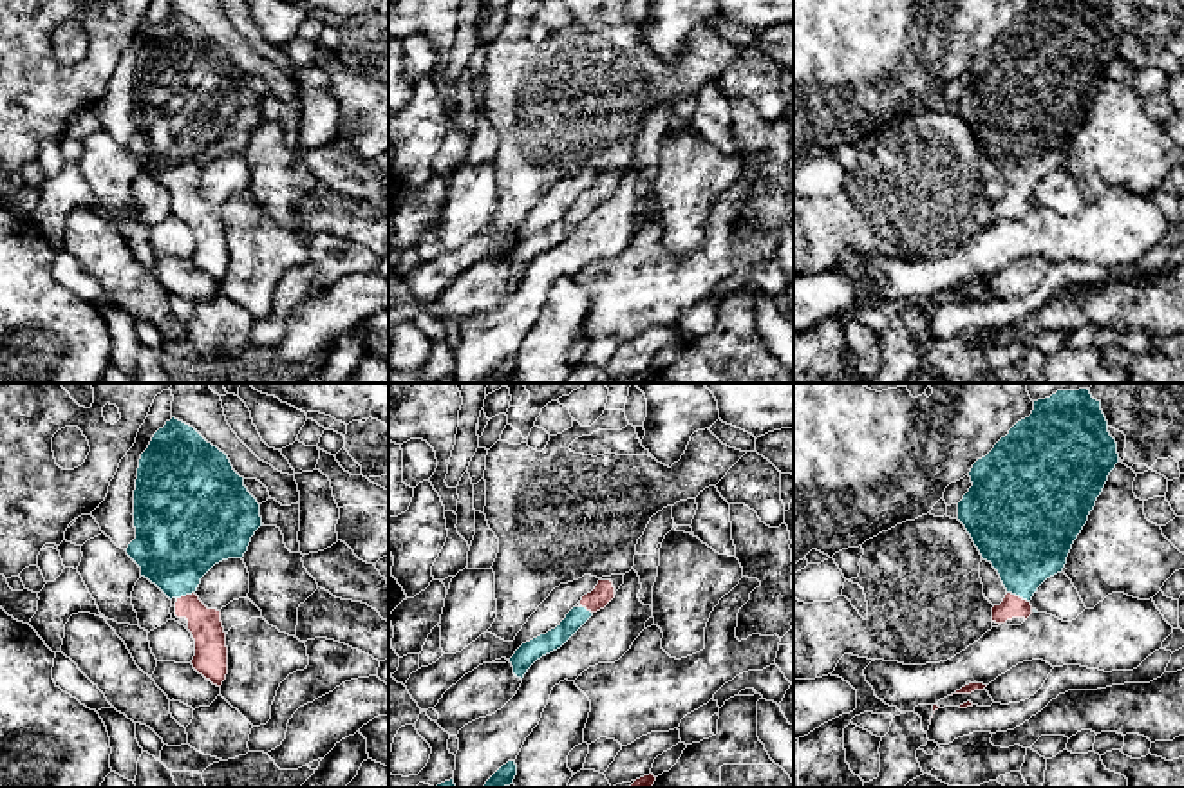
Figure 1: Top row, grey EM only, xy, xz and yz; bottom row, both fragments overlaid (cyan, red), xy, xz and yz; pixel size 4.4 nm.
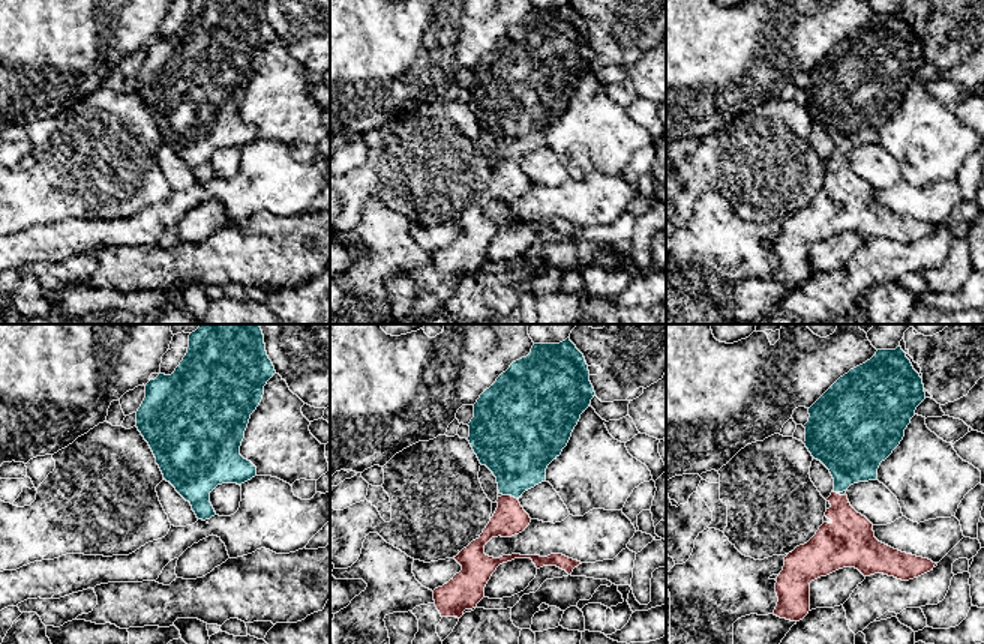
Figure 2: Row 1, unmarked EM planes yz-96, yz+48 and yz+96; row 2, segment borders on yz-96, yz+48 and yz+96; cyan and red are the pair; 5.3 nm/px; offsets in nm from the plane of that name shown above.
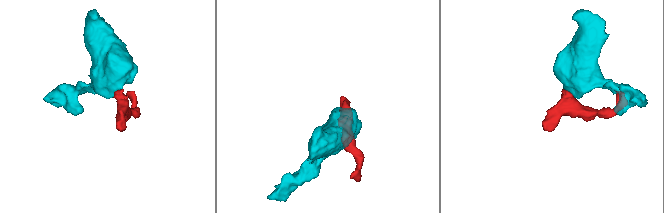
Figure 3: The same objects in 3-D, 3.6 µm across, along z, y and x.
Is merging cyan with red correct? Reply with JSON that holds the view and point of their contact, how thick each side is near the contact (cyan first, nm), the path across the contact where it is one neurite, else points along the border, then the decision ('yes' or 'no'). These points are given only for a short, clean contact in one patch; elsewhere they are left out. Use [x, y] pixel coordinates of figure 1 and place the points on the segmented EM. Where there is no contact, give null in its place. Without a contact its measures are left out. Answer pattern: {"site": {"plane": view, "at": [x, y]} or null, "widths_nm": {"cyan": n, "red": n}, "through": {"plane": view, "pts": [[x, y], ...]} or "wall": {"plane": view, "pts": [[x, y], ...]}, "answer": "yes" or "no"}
{"site": {"plane": "yz", "at": [1018, 595]}, "widths_nm": {"cyan": 380, "red": 100}, "through": {"plane": "yz", "pts": [[1027, 541], [1018, 595], [1013, 606]]}, "answer": "yes"}

